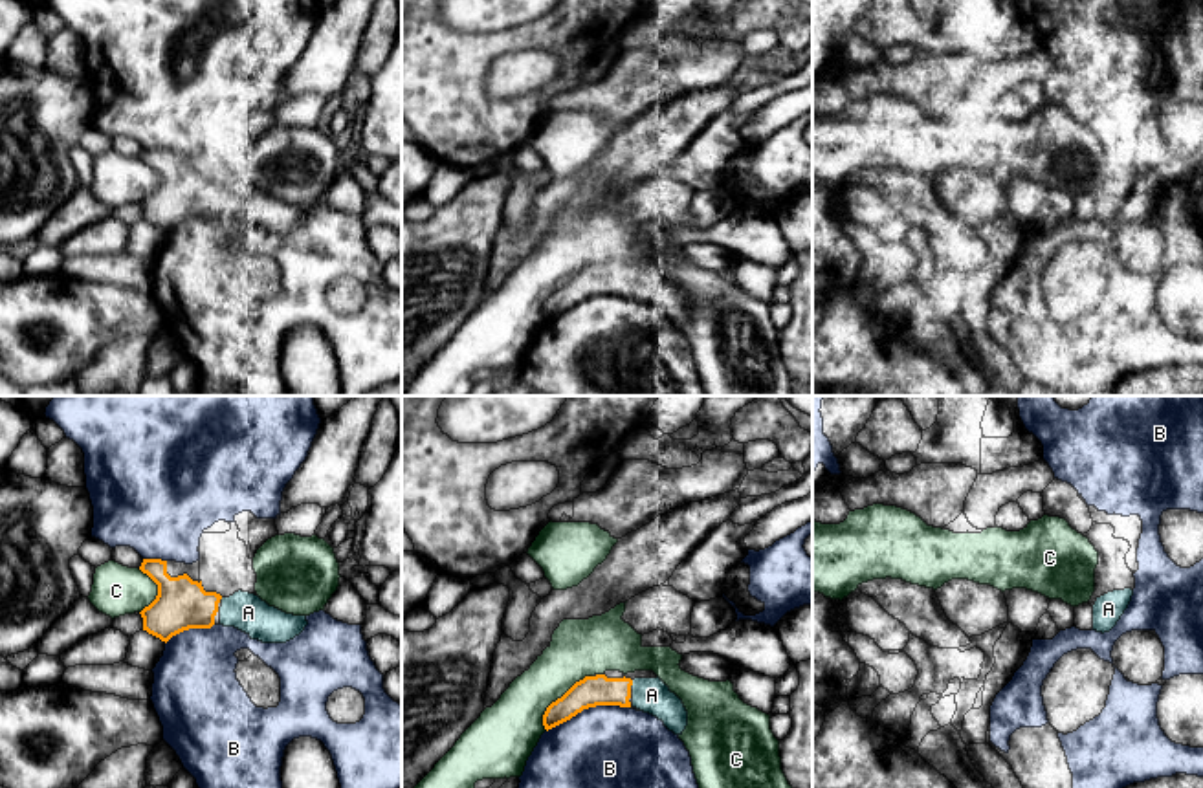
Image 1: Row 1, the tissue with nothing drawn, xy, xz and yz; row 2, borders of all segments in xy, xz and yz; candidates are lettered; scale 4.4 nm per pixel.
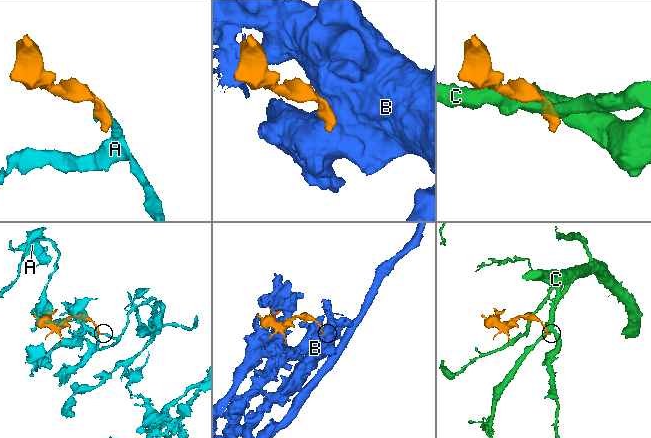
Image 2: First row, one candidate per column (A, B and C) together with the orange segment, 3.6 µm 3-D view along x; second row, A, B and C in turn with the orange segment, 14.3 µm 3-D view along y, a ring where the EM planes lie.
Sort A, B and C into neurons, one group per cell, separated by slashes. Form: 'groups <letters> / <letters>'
groups A / B / C

